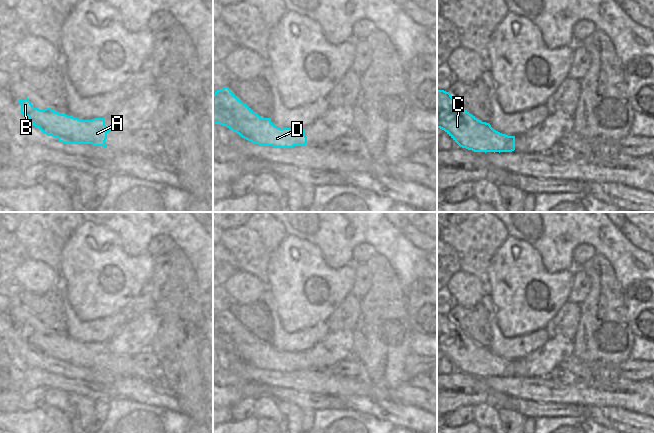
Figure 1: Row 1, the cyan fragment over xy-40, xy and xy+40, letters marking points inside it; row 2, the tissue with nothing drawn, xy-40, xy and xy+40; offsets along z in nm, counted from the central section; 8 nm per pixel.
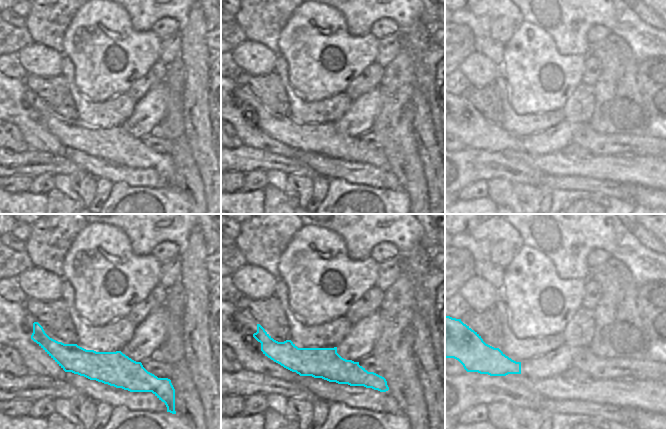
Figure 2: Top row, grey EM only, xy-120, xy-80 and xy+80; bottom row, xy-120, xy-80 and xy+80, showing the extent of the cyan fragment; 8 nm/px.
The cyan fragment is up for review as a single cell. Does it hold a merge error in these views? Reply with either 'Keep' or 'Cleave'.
Keep

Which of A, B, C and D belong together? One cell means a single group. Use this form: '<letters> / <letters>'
A B C D

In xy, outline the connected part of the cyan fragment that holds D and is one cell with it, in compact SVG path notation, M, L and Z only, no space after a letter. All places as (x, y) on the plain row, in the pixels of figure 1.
M228 311L217 314L213 319L213 348L226 350L260 370L292 372L307 367L305 353L275 350L271 342L261 342Z

